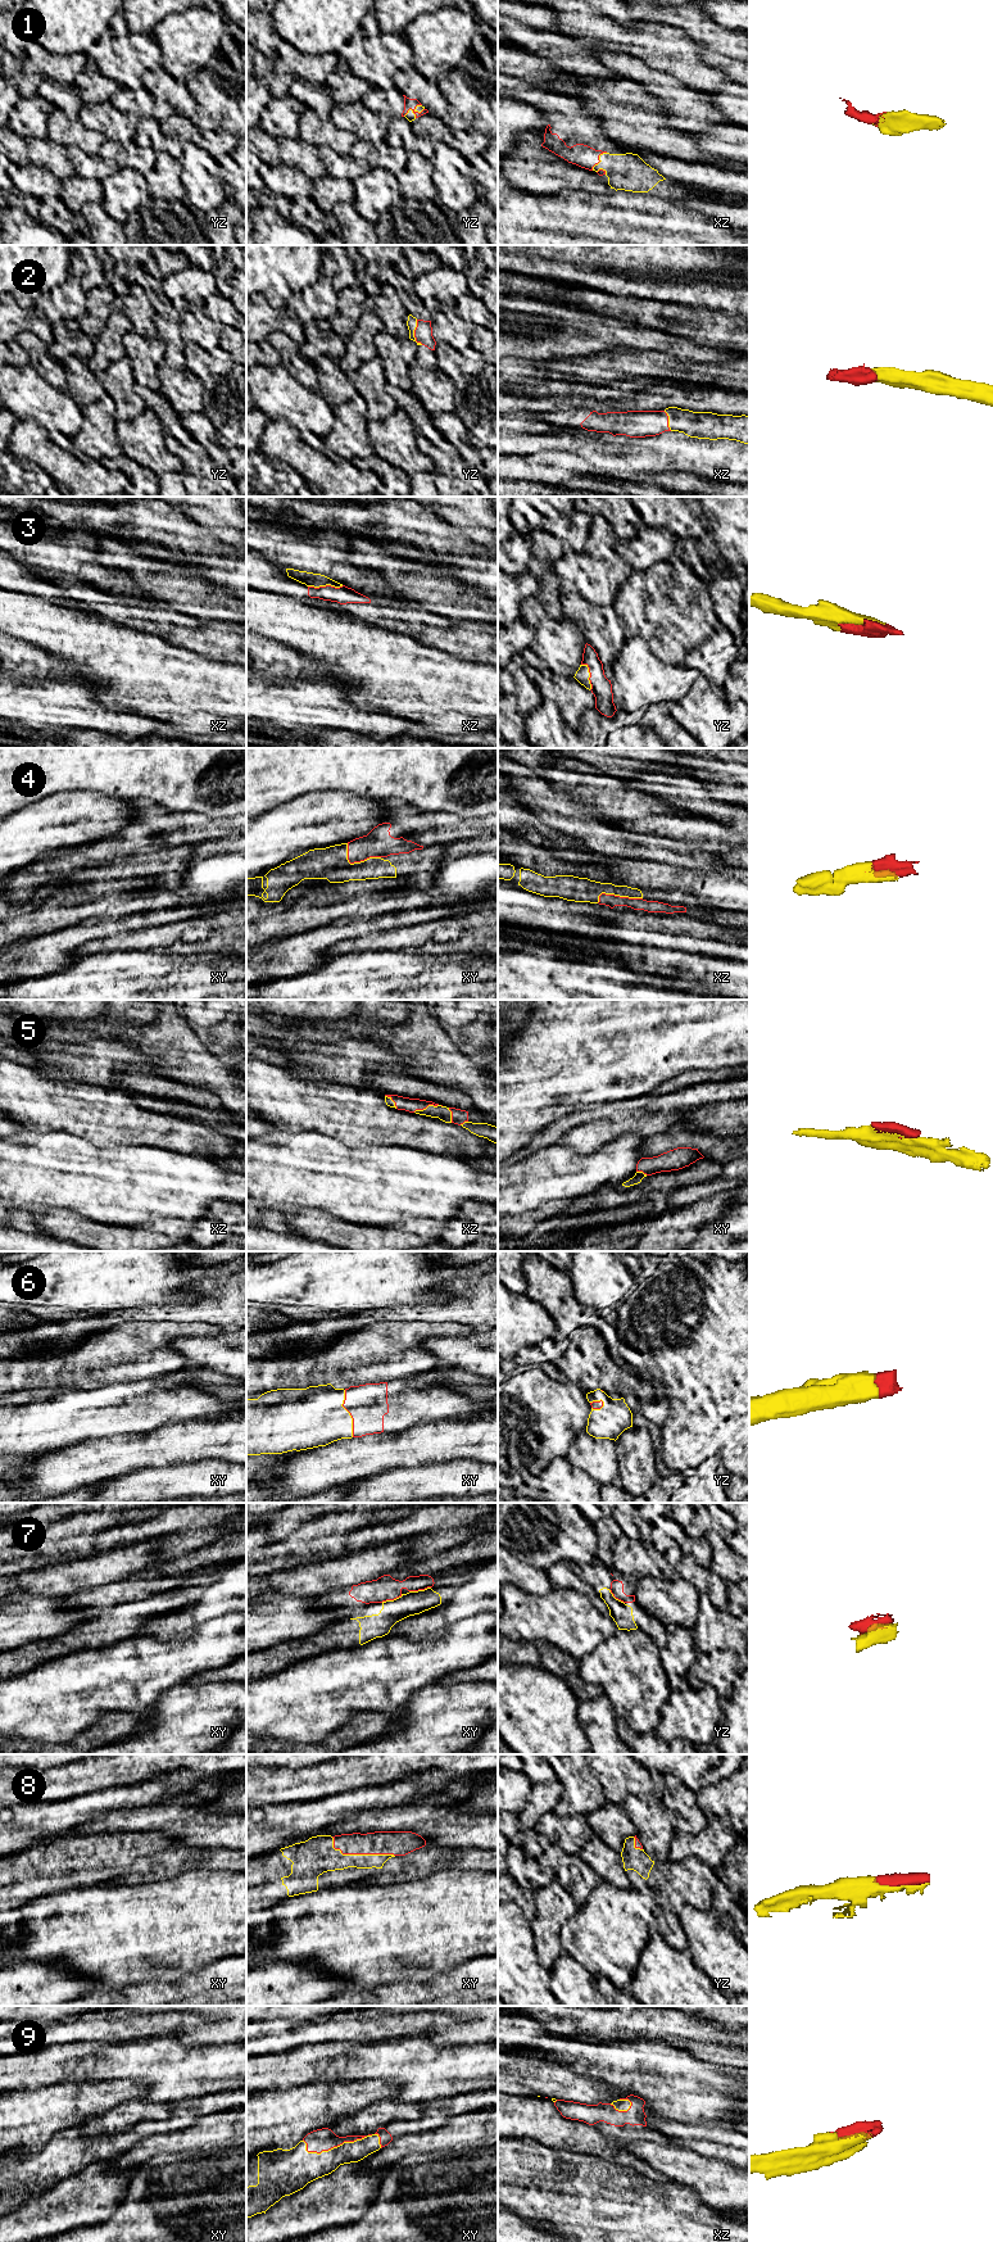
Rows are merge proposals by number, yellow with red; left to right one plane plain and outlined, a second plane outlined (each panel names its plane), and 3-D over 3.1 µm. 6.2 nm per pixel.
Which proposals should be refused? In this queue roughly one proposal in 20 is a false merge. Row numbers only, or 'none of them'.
none of them

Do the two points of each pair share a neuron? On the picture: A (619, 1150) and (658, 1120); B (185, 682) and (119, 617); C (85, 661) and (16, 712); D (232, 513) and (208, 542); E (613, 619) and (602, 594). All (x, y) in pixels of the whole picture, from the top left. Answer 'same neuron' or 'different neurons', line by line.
A: different neurons
B: different neurons
C: different neurons
D: different neurons
E: different neurons

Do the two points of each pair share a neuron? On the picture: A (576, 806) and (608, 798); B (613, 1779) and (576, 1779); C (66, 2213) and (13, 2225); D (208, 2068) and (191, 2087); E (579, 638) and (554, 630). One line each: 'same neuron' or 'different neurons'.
A: different neurons
B: different neurons
C: same neuron
D: same neuron
E: same neuron

